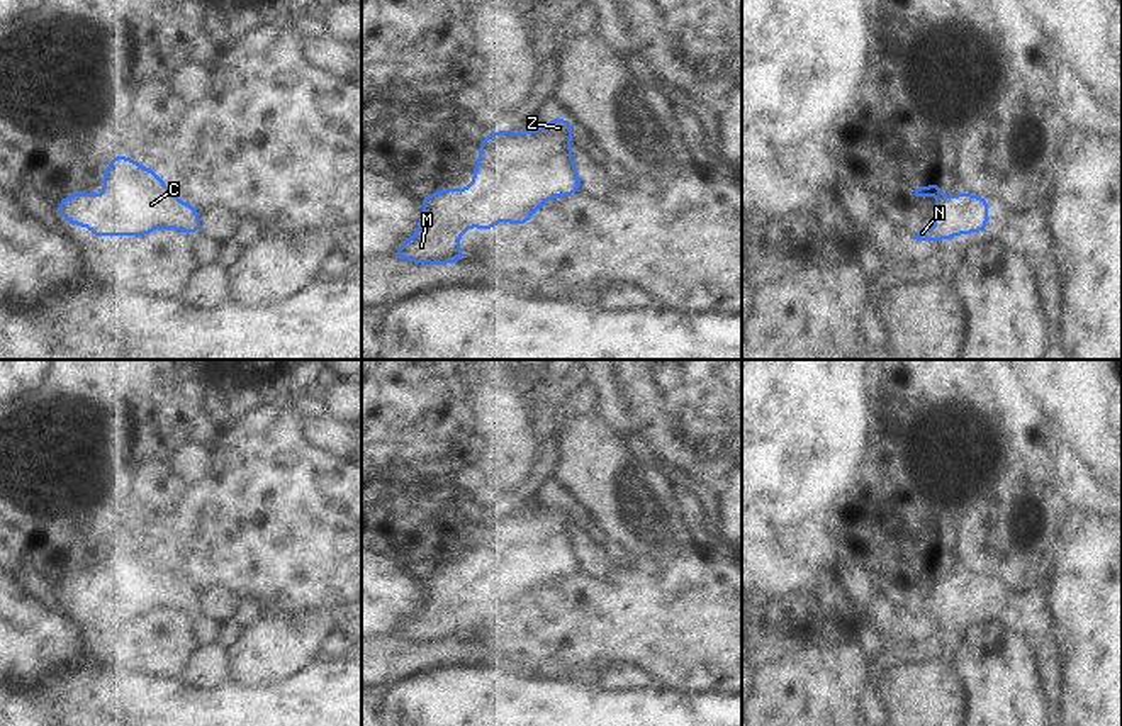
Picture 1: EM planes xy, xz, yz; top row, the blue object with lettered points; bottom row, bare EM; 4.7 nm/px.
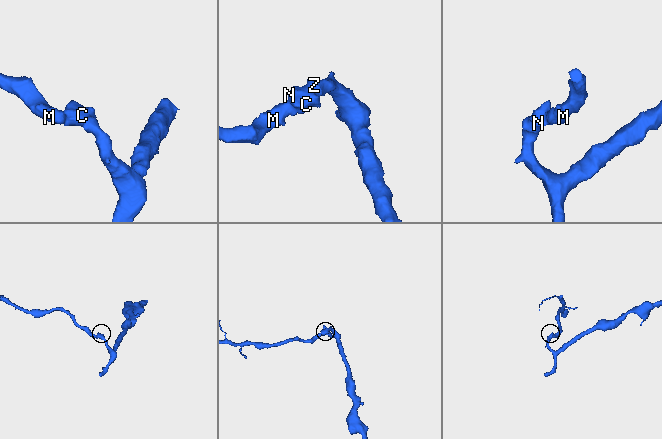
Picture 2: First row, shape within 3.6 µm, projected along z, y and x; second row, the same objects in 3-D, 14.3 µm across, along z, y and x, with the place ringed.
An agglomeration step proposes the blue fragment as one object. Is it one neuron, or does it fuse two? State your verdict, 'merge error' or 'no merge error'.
no merge error

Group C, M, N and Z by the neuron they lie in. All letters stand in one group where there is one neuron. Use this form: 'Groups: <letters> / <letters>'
Groups: C M N Z

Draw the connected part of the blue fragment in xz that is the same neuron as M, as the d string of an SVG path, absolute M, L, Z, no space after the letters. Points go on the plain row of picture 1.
M564 497L548 499L547 507L535 511L489 512L480 522L479 541L472 555L470 568L441 568L423 577L423 594L418 612L399 624L392 638L414 643L458 643L463 631L458 628L460 616L472 606L492 609L499 606L499 595L514 606L526 604L545 580L569 577L581 568L581 556L575 550L570 531L572 504Z

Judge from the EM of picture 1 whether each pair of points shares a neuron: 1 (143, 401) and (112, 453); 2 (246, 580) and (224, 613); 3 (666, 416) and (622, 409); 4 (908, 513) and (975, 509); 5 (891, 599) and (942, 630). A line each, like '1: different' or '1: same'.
1: same
2: different
3: different
4: same
5: different

